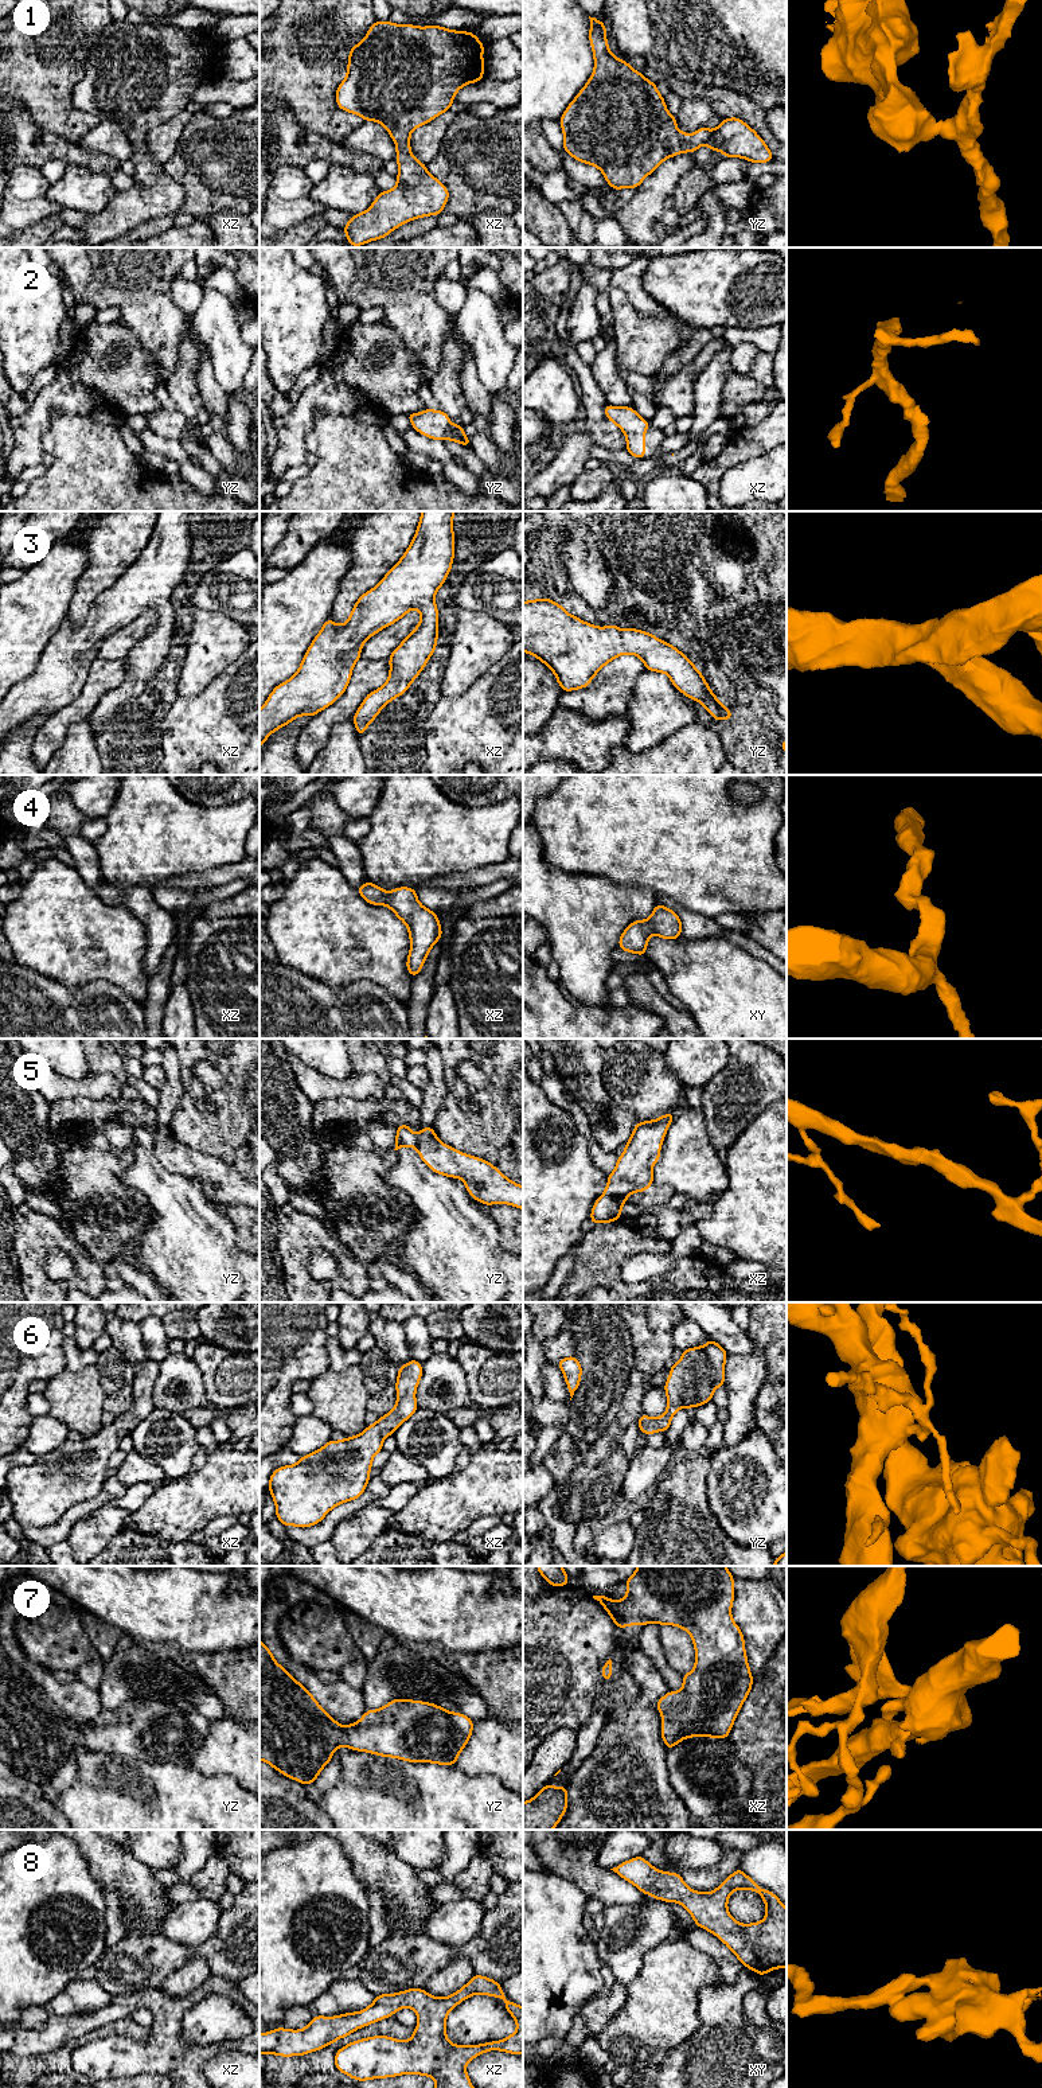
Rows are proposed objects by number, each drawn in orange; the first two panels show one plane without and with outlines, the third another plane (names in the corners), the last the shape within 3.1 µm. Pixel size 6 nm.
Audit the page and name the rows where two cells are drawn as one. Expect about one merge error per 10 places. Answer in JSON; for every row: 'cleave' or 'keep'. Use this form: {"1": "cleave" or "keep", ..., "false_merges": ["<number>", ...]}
{"1": "keep", "2": "keep", "3": "keep", "4": "keep", "5": "keep", "6": "keep", "7": "keep", "8": "keep", "false_merges": []}

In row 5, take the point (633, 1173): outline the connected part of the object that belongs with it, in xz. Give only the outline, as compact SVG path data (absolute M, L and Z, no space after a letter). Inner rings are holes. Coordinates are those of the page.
M667 1113L653 1121L636 1122L624 1153L608 1176L605 1192L592 1208L592 1224L618 1220L628 1196L644 1192L653 1184L652 1168L659 1161L660 1148L674 1117L674 1113Z

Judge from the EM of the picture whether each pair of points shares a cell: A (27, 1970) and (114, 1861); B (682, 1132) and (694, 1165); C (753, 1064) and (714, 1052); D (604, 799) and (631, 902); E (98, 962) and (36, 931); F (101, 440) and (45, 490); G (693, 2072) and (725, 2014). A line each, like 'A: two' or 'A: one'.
A: two
B: one
C: two
D: two
E: one
F: one
G: one

